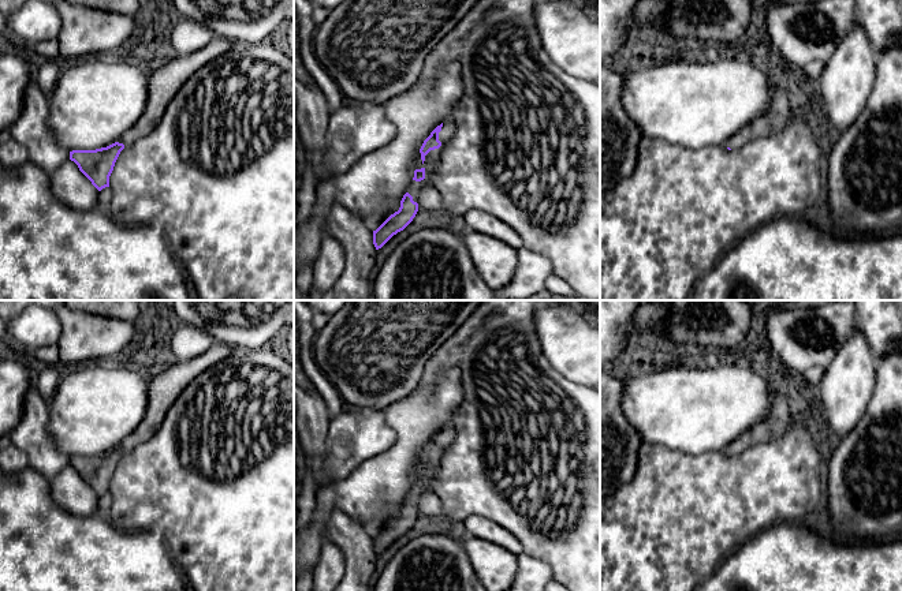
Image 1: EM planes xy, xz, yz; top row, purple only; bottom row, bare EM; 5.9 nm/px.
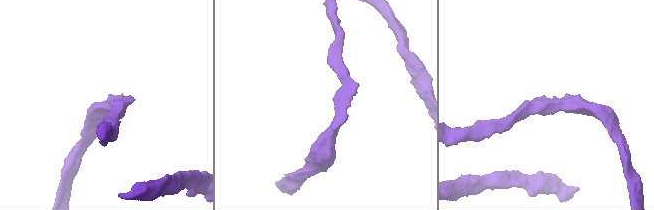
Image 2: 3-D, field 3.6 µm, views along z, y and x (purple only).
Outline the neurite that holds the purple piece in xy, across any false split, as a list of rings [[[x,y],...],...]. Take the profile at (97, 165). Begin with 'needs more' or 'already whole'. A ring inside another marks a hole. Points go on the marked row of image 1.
needs more | [[[216,35],[201,51],[187,56],[175,56],[149,67],[148,102],[138,121],[115,143],[96,150],[72,150],[70,160],[78,165],[98,191],[109,187],[109,176],[120,152],[148,135],[159,124],[172,97],[186,79],[235,46],[236,44]]]

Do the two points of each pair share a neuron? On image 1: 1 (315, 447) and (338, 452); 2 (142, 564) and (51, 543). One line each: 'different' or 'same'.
1: different
2: same

